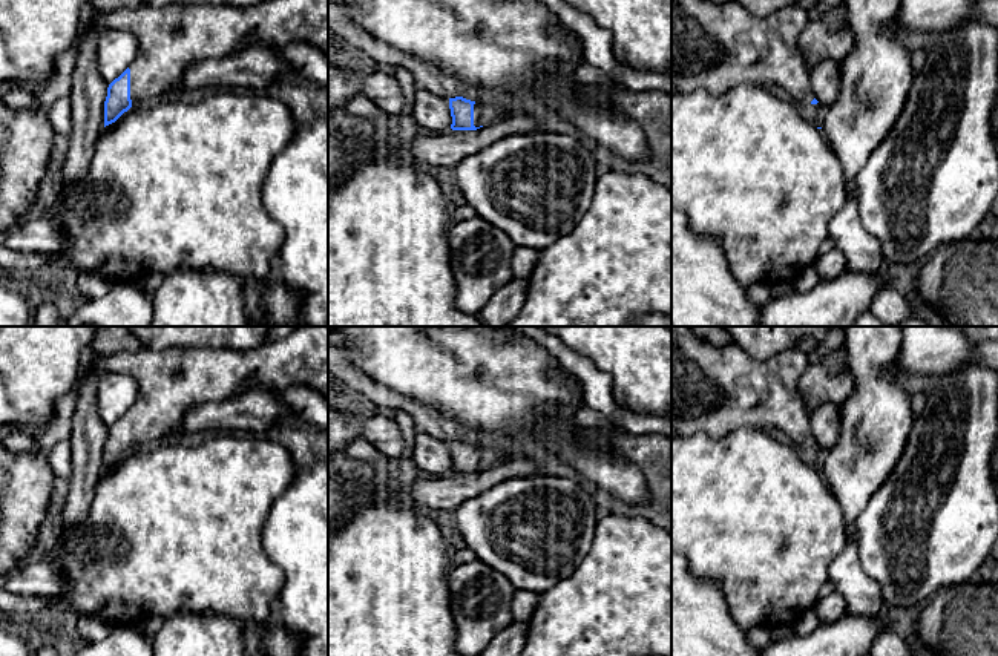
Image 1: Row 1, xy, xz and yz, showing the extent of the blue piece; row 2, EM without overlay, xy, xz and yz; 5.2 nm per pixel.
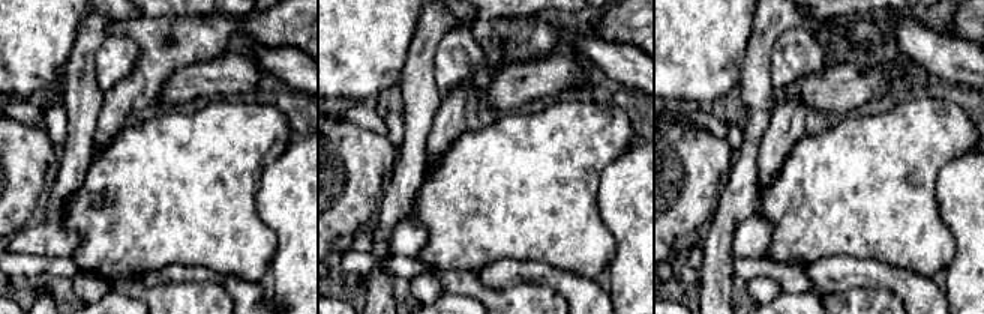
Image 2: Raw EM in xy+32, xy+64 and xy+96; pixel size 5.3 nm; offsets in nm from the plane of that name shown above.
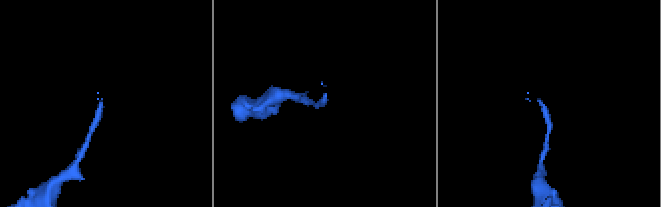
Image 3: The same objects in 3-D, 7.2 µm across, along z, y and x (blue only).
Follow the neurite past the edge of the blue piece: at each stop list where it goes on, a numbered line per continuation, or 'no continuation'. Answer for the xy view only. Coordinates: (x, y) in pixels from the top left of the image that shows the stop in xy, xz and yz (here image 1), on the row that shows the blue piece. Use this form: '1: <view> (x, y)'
1: xy (170, 39)

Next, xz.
1: xz (485, 114)

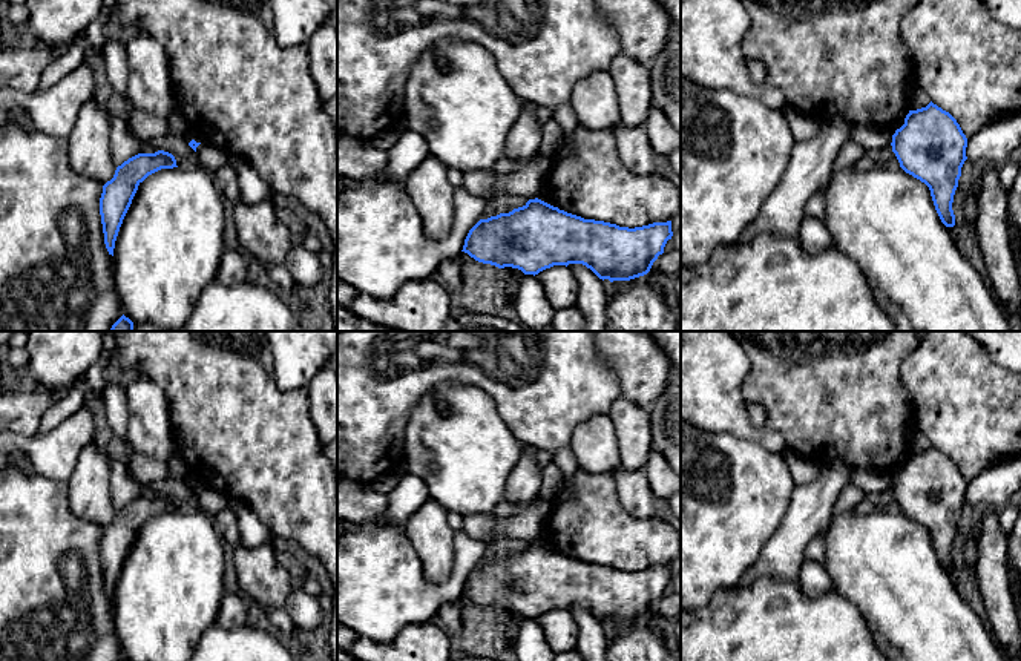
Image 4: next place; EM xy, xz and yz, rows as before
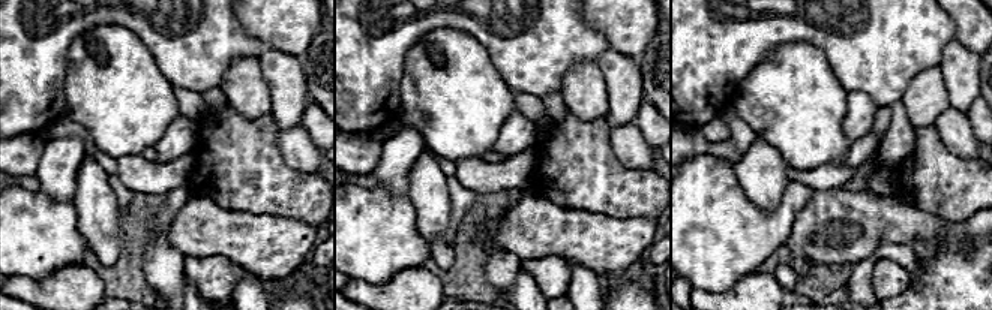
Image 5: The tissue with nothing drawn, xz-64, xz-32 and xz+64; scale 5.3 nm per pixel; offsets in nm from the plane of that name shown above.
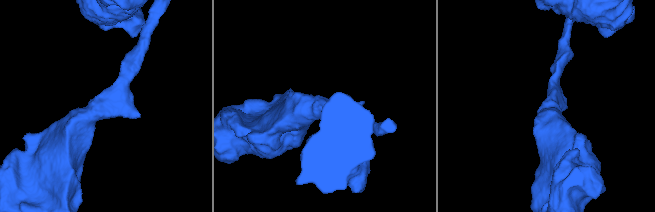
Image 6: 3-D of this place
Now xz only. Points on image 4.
no continuation

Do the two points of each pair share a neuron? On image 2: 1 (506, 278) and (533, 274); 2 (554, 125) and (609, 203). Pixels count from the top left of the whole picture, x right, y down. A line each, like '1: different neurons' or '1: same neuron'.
1: same neuron
2: different neurons

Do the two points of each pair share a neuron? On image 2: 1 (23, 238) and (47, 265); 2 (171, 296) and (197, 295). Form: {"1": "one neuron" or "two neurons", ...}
{"1": "two neurons", "2": "one neuron"}

